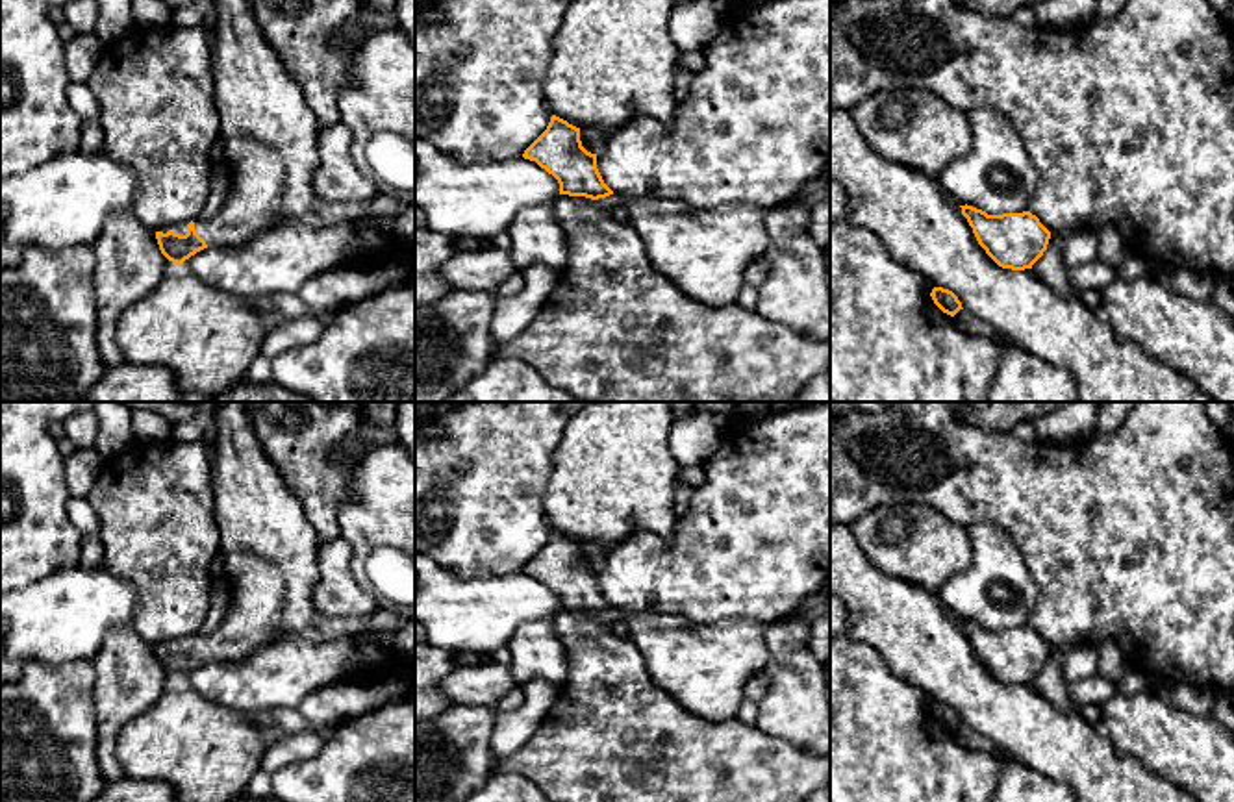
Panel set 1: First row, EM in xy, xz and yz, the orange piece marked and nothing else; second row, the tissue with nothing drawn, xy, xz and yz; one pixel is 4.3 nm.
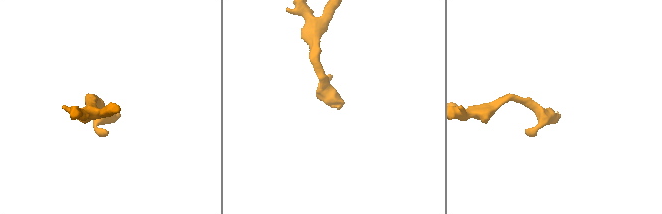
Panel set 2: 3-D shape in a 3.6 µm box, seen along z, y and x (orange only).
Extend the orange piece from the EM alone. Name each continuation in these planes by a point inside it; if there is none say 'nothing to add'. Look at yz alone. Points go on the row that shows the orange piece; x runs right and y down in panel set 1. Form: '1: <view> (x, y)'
nothing to add

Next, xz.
1: xz (705, 252)

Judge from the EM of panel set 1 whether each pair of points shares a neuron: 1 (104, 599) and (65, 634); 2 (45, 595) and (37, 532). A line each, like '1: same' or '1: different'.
1: same
2: different

